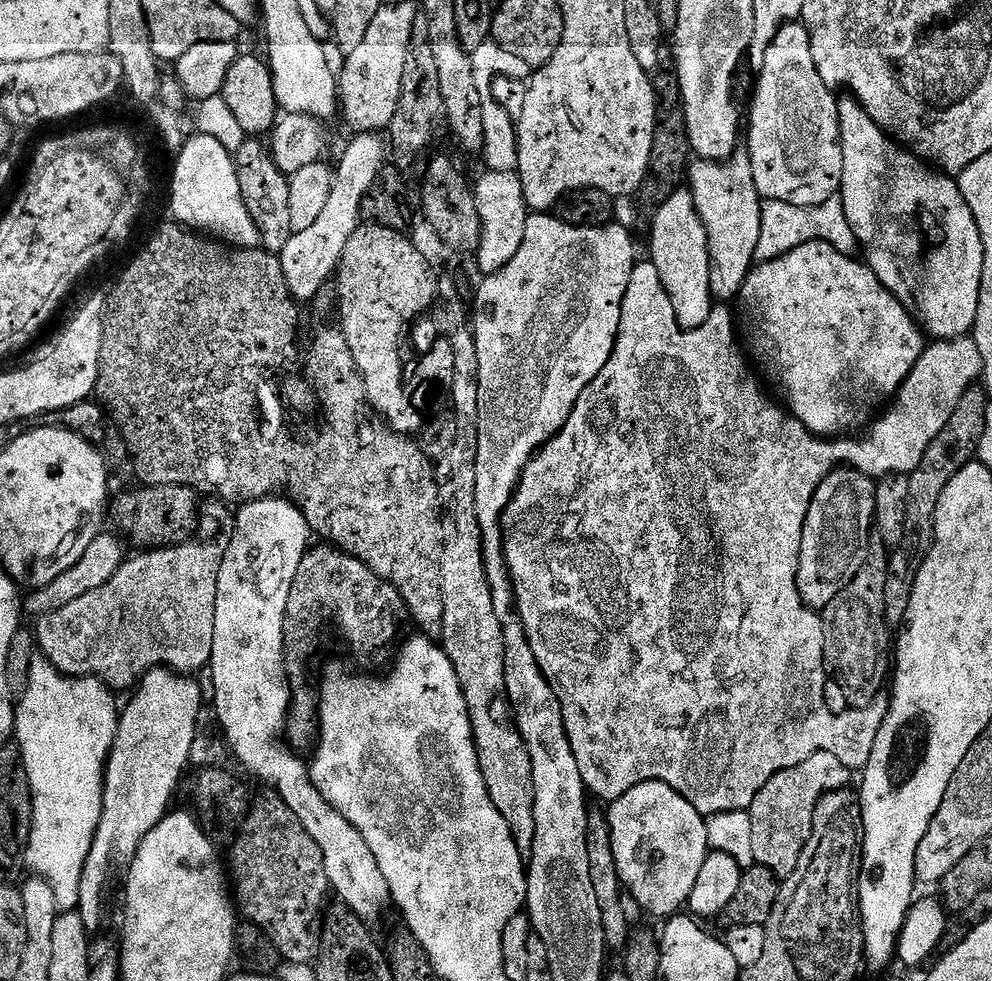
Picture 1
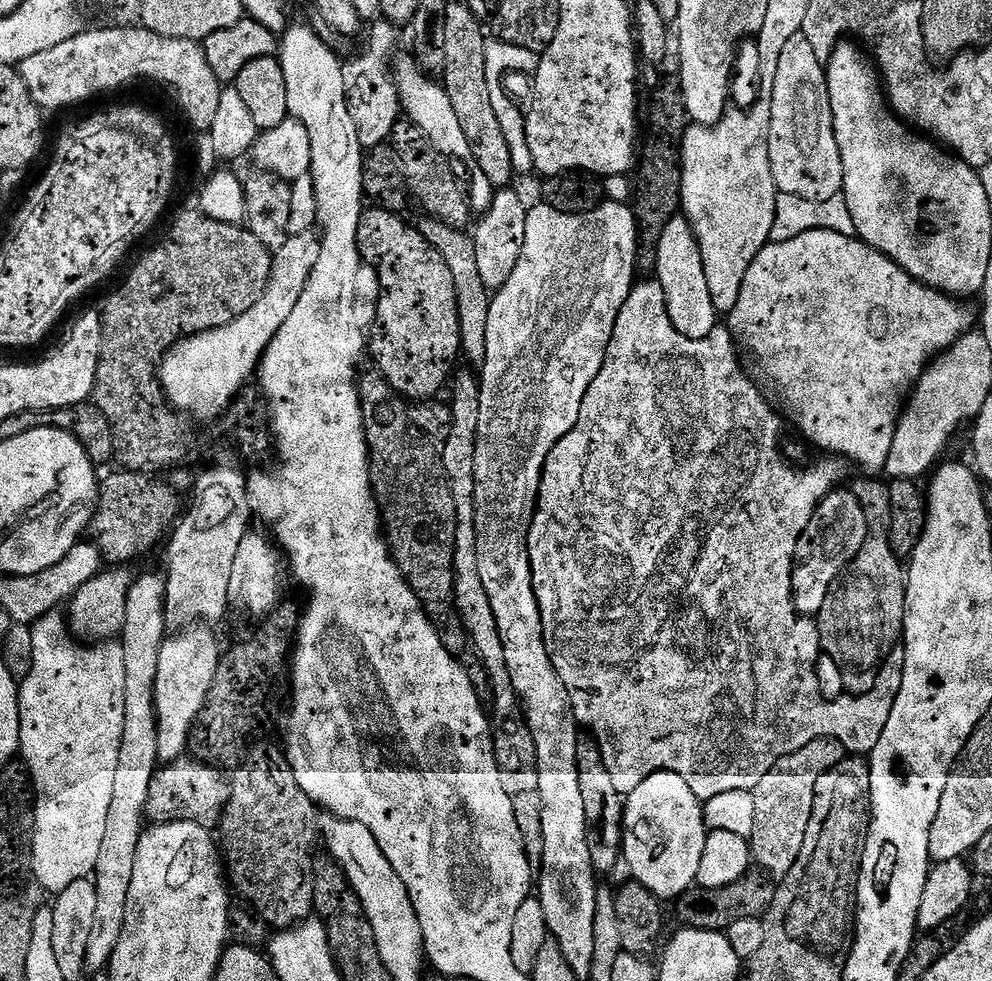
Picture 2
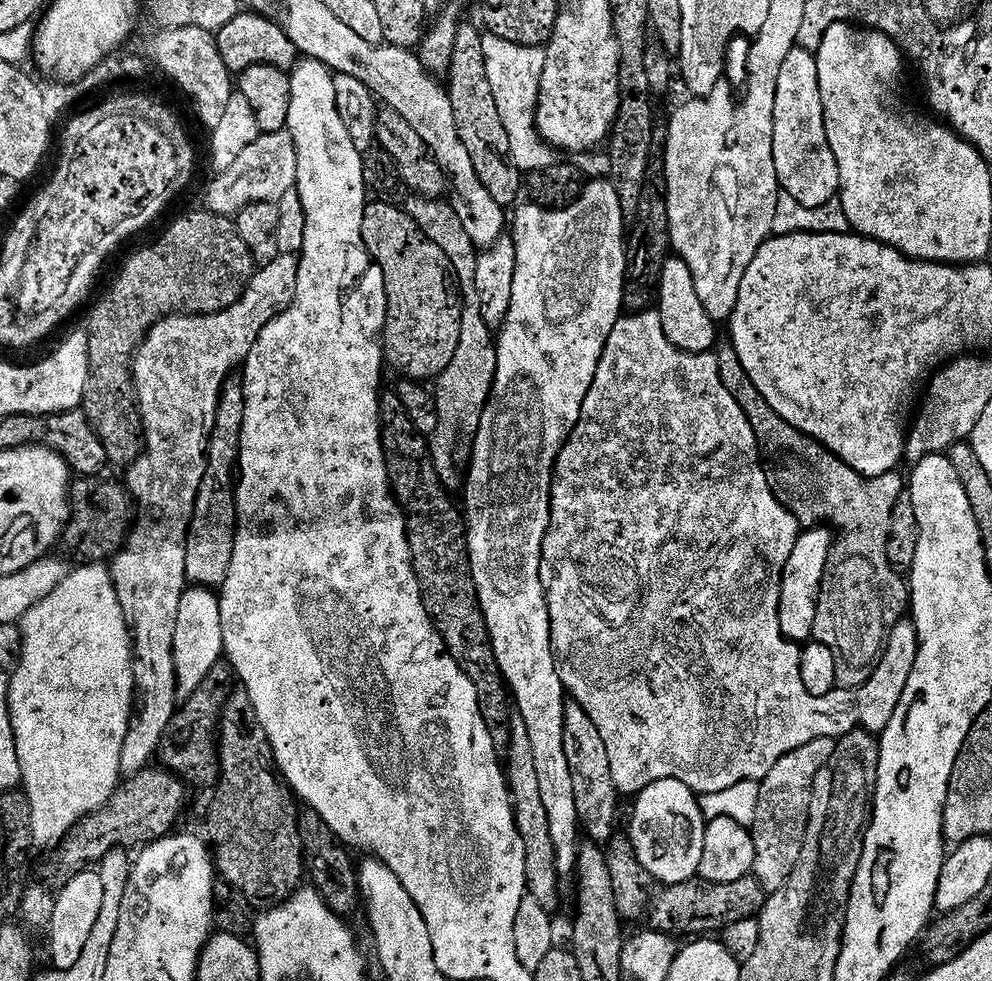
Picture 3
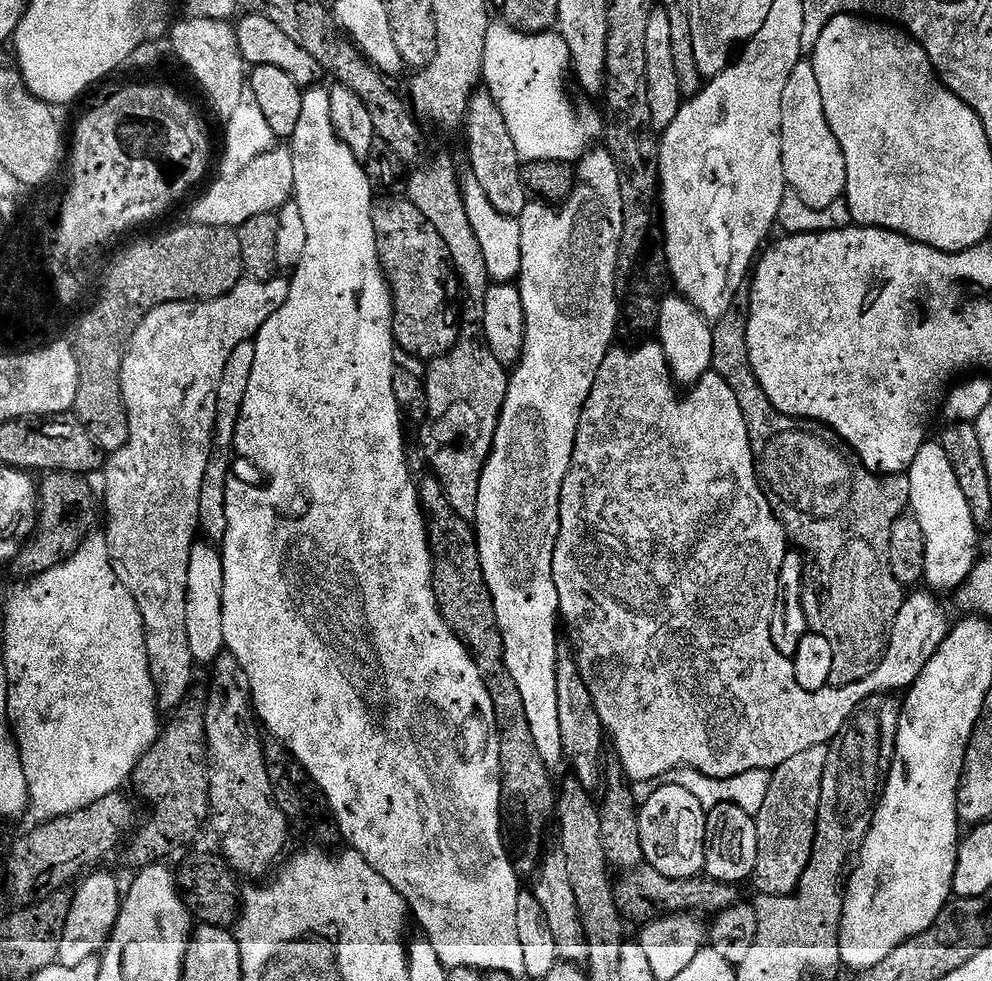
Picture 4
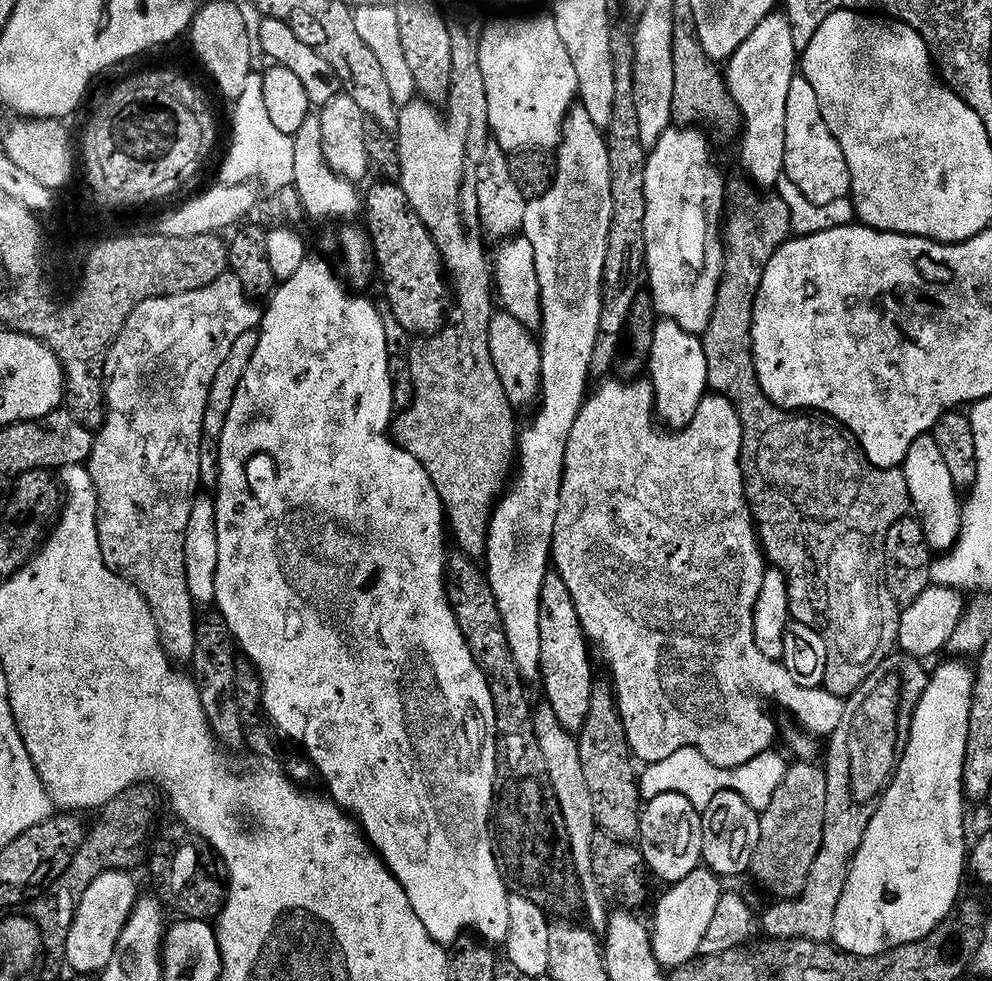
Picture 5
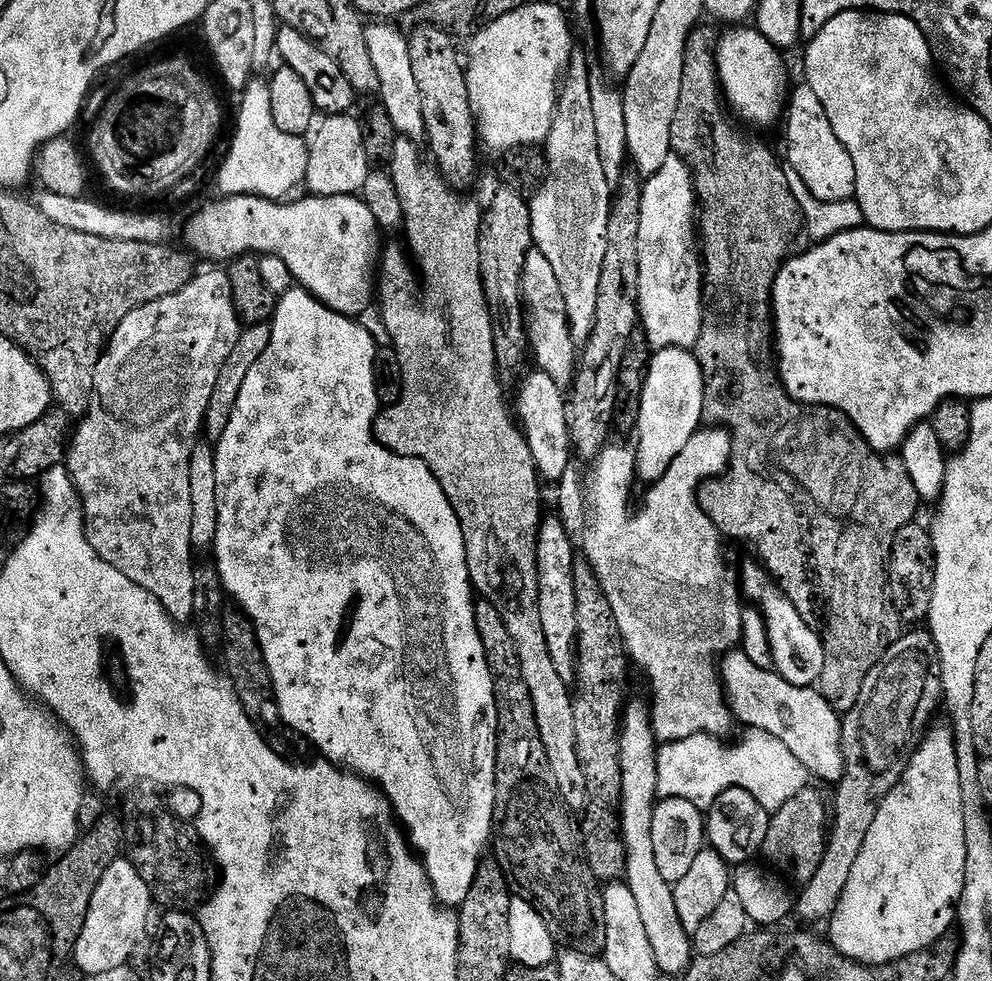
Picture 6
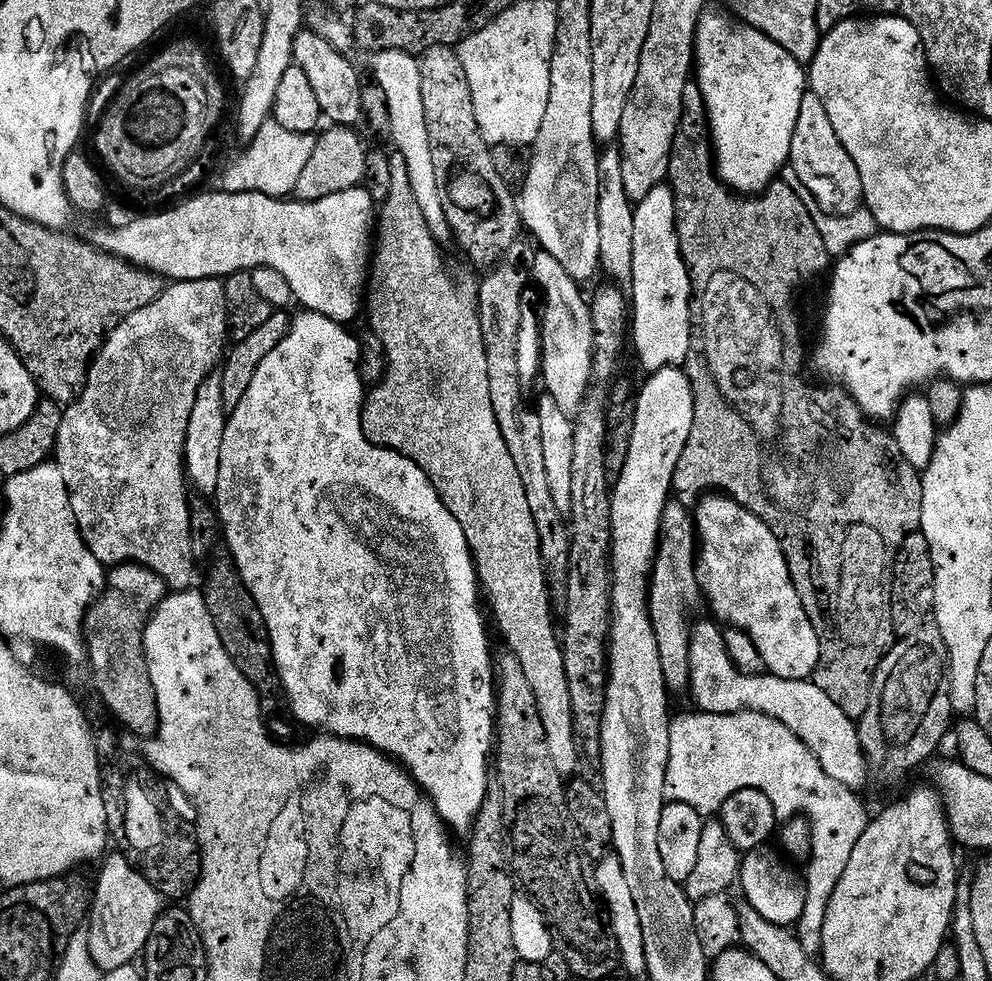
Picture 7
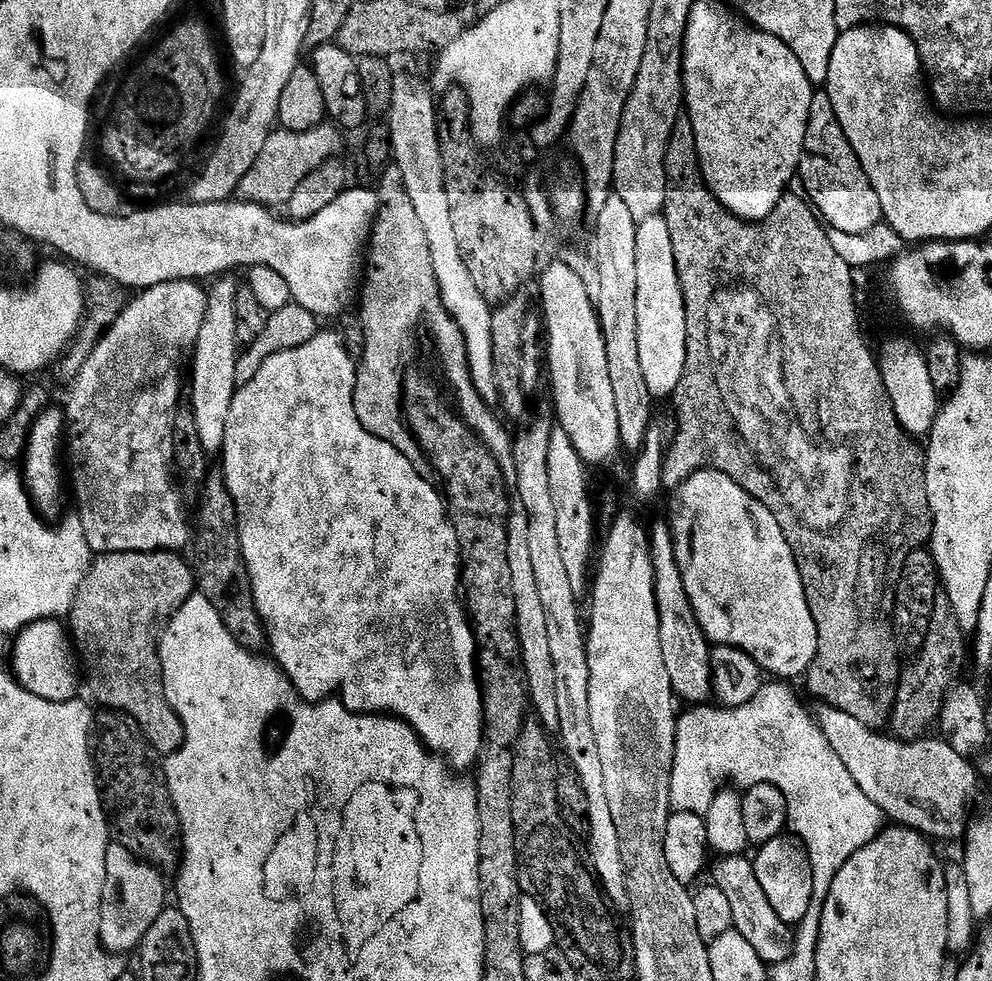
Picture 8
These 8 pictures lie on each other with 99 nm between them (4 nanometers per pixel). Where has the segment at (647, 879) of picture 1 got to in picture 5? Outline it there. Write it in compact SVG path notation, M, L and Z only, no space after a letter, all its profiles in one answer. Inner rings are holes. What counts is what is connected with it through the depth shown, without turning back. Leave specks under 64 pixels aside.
M662 794L647 801L640 814L640 838L638 847L653 877L665 880L665 885L676 884L686 874L701 867L704 851L704 817L682 794Z

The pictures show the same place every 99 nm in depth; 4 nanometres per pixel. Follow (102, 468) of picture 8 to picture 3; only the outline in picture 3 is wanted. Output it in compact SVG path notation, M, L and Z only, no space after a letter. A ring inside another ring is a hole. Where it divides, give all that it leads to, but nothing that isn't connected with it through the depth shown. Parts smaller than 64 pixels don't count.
M280 255L278 258L274 258L274 262L263 265L263 267L252 275L252 280L242 294L242 298L238 302L234 302L234 306L230 306L221 312L206 314L205 316L185 316L183 314L177 314L174 316L166 316L163 320L159 320L149 330L147 338L142 341L140 348L136 352L136 357L132 360L132 381L136 387L136 404L140 407L140 424L144 428L144 451L126 469L126 475L128 475L126 487L134 505L134 523L129 531L128 539L124 541L124 547L110 561L114 590L118 590L118 602L122 602L122 610L126 614L128 630L132 634L132 654L134 657L132 661L132 676L136 680L136 695L134 697L132 721L126 730L126 738L122 742L122 762L120 763L120 770L125 777L137 776L143 768L149 767L157 759L162 738L170 726L170 722L174 718L178 707L176 671L174 670L174 630L178 626L178 606L182 602L182 594L190 584L188 575L186 574L186 542L188 541L188 531L190 530L190 522L194 514L194 506L198 502L198 490L202 486L202 478L206 474L206 466L208 465L208 437L216 421L216 415L218 414L220 392L224 389L224 383L235 373L232 371L235 368L237 371L243 365L245 358L248 357L250 350L254 346L254 342L258 342L258 334L262 334L262 330L268 323L278 313L285 312L294 302L294 294L297 290L297 257Z

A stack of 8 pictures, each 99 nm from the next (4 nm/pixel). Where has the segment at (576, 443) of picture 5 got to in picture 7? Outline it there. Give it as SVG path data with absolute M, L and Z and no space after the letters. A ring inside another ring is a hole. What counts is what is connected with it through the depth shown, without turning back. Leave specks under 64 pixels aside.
M671 501L663 514L660 546L656 563L652 566L648 612L652 615L654 634L658 638L658 650L662 654L664 677L669 693L687 693L690 682L690 638L694 617L692 611L702 604L700 583L696 580L695 523L689 509L680 501Z

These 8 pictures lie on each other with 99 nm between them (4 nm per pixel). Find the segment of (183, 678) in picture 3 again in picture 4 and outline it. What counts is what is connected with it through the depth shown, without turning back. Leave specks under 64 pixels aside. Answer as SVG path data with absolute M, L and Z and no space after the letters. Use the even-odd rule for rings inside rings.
M208 542L193 544L190 570L186 574L186 638L190 638L190 654L197 665L211 665L225 651L222 630L223 585L224 557L221 549Z

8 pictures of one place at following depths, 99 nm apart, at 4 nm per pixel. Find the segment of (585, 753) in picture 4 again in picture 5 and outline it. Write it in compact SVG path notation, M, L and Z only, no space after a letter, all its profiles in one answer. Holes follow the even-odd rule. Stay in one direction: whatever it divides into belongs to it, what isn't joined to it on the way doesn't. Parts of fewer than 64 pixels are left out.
M555 570L548 571L542 584L538 626L542 638L539 679L544 680L544 698L554 714L558 714L558 722L562 722L568 732L579 734L586 722L586 714L590 714L590 702L598 684L592 681L593 653L590 651L588 635L582 630L582 622L566 582L562 582Z

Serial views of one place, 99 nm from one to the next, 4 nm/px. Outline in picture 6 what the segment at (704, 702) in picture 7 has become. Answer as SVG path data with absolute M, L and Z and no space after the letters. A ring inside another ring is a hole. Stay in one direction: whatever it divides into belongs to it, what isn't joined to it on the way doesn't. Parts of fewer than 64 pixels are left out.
M733 650L724 653L720 663L720 682L724 685L724 697L728 699L728 706L732 710L733 717L737 721L740 720L749 729L757 732L769 732L774 738L778 738L778 742L782 742L786 746L786 750L790 750L790 754L794 754L794 758L798 758L798 762L802 762L802 766L806 766L809 777L825 780L829 786L839 784L844 776L844 747L842 746L842 716L841 713L835 712L830 706L830 702L826 702L826 698L815 687L803 688L802 686L794 686L790 682L786 682L786 678L782 678L779 672L775 670L762 670L762 666L754 666L754 662L750 662L750 658L746 658L746 654L742 650Z

